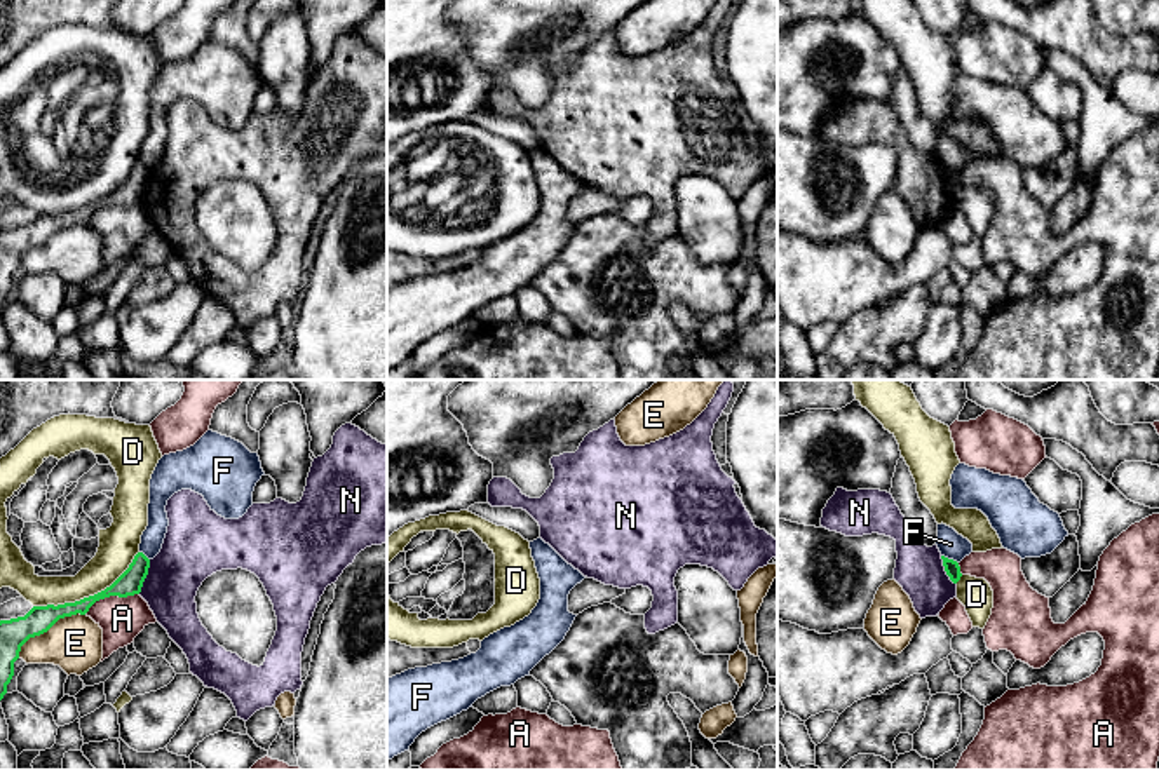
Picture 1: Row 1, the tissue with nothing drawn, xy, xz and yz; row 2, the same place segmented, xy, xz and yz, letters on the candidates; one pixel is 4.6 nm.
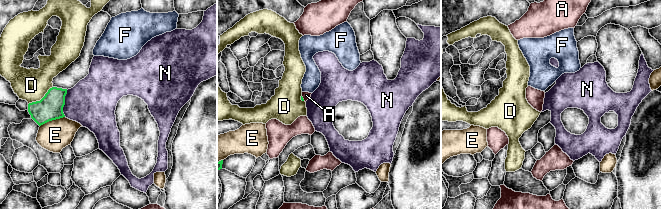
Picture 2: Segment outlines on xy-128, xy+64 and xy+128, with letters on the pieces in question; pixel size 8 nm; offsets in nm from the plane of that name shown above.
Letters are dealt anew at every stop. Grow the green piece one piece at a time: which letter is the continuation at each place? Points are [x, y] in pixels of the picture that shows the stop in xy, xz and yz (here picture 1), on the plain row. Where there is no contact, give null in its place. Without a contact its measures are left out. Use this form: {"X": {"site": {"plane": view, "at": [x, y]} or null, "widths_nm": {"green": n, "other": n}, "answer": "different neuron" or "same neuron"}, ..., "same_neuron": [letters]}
{"A": {"site": {"plane": "xy", "at": [110, 204]}, "widths_nm": {"green": 110, "other": 200}, "answer": "different neuron"}, "D": {"site": {"plane": "xy", "at": [89, 206]}, "widths_nm": {"green": 120, "other": 170}, "answer": "different neuron"}, "E": {"site": {"plane": "xy", "at": [47, 239]}, "widths_nm": {"green": 140, "other": 260}, "answer": "different neuron"}, "F": {"site": {"plane": "yz", "at": [950, 169]}, "widths_nm": {"green": 70, "other": 120}, "answer": "different neuron"}, "N": {"site": {"plane": "xy", "at": [145, 187]}, "widths_nm": {"green": 110, "other": 280}, "answer": "different neuron"}, "same_neuron": []}

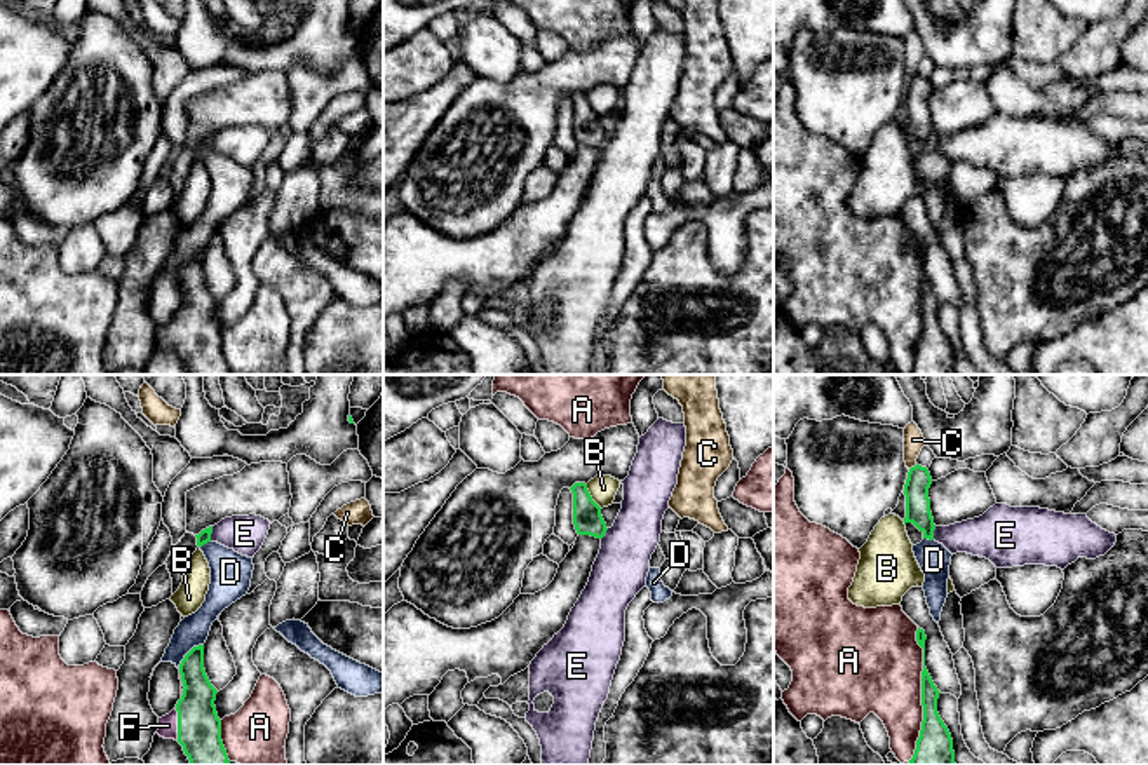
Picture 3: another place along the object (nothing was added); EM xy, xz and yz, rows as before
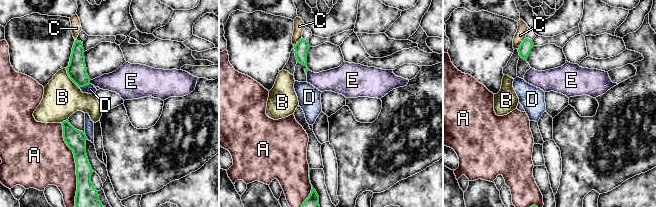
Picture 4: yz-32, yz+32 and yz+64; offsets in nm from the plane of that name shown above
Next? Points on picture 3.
{"A": {"site": {"plane": "yz", "at": [922, 304]}, "widths_nm": {"green": 170, "other": 420}, "answer": "different neuron"}, "B": {"site": {"plane": "xz", "at": [591, 107]}, "widths_nm": {"green": 140, "other": 130}, "answer": "different neuron"}, "C": {"site": {"plane": "yz", "at": [915, 75]}, "widths_nm": {"green": 120, "other": 100}, "answer": "different neuron"}, "D": {"site": {"plane": "xy", "at": [187, 264]}, "widths_nm": {"green": 160, "other": 140}, "answer": "different neuron"}, "E": {"site": {"plane": "xy", "at": [211, 142]}, "widths_nm": {"green": 60, "other": 180}, "answer": "different neuron"}, "F": {"site": {"plane": "xy", "at": [178, 333]}, "widths_nm": {"green": 200, "other": 100}, "answer": "same neuron"}, "same_neuron": ["F"]}

